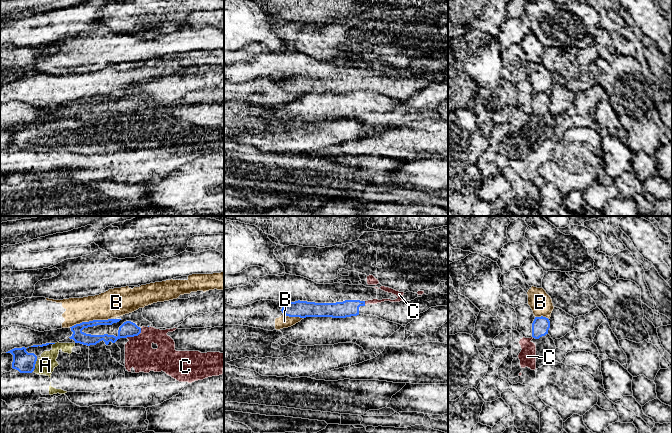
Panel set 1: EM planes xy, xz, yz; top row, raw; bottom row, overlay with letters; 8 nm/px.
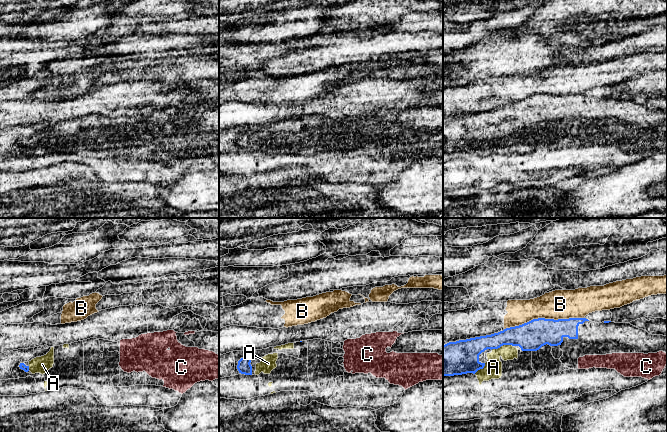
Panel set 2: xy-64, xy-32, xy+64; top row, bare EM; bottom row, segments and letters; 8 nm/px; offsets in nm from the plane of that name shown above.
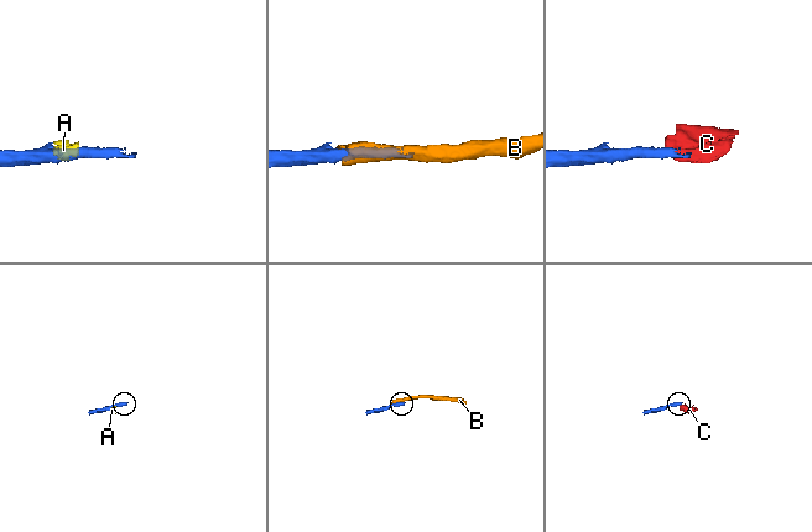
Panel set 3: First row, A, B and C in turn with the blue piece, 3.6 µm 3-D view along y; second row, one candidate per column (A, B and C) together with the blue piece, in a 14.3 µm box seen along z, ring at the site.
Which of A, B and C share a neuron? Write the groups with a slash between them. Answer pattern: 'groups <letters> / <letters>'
groups A C / B

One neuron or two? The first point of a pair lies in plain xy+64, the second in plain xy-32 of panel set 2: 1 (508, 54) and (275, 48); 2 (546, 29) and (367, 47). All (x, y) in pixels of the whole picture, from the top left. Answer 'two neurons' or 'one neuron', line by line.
1: two neurons
2: two neurons

